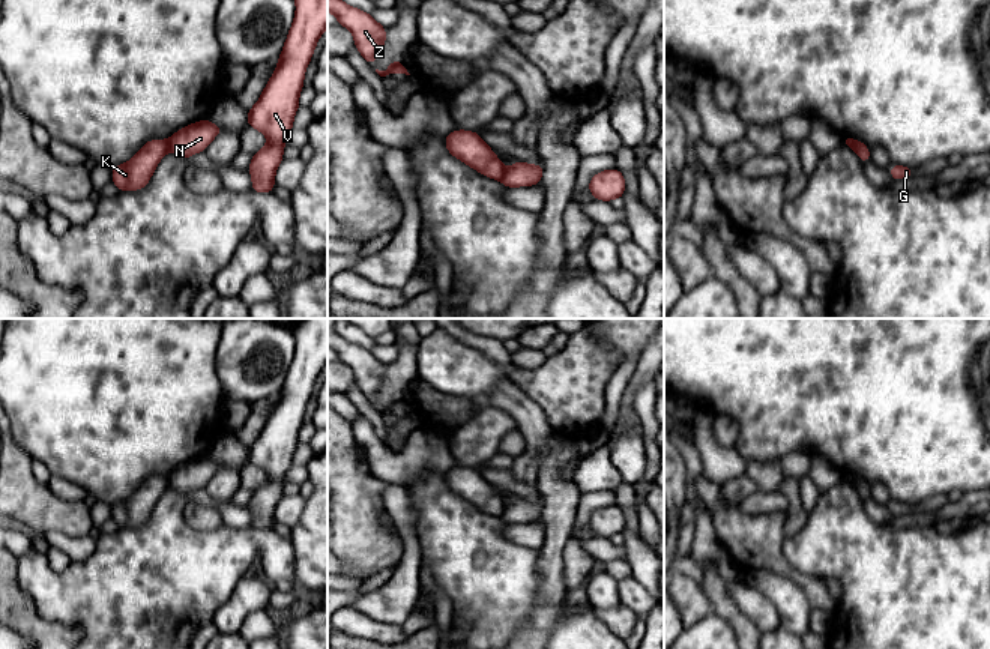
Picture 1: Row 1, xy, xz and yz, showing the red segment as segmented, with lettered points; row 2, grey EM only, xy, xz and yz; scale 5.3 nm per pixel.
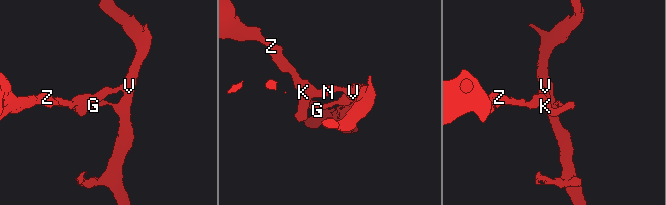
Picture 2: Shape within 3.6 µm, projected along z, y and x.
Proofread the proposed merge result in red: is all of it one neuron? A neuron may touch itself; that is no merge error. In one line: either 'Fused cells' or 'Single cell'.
Fused cells

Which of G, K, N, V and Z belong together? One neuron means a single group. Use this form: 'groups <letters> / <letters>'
groups G N V / K Z

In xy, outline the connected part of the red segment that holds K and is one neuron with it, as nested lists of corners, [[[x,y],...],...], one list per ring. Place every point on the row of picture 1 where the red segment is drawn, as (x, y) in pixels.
[[[149,140],[131,161],[111,170],[114,185],[120,192],[143,189],[167,150],[165,140]]]

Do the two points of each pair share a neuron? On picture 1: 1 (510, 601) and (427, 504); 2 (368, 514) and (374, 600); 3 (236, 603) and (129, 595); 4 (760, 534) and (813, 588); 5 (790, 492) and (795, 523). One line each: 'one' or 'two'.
1: one
2: two
3: two
4: one
5: one

